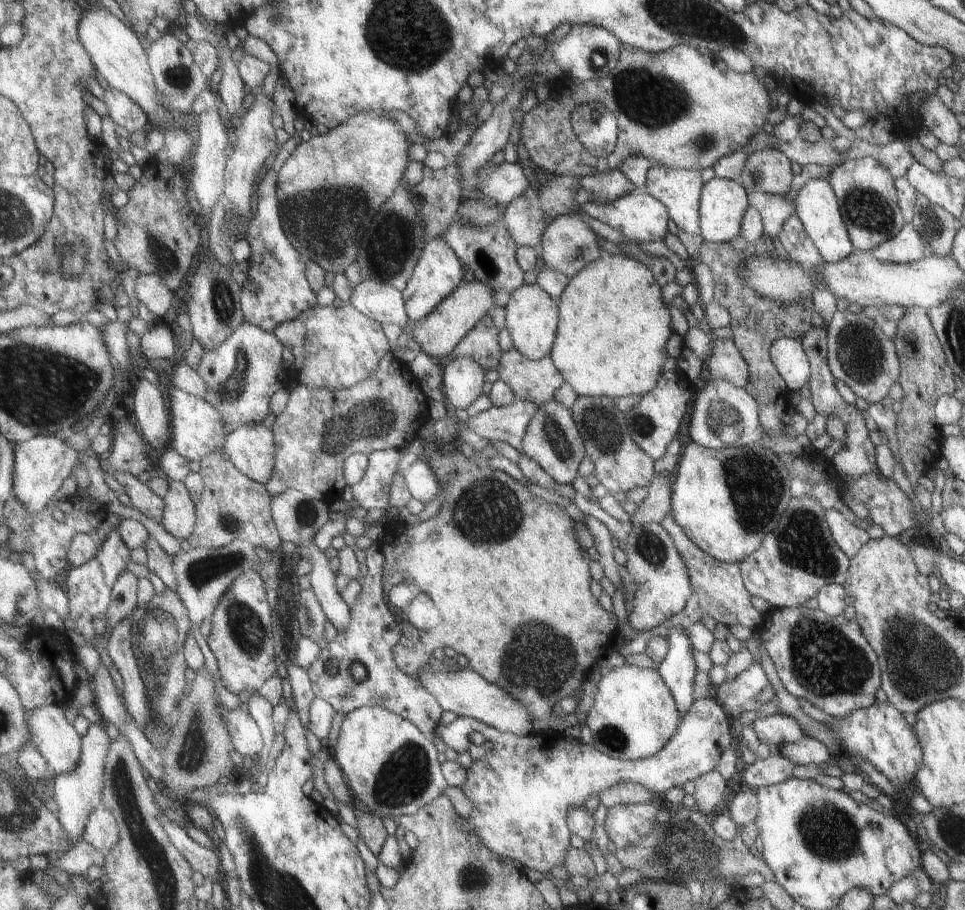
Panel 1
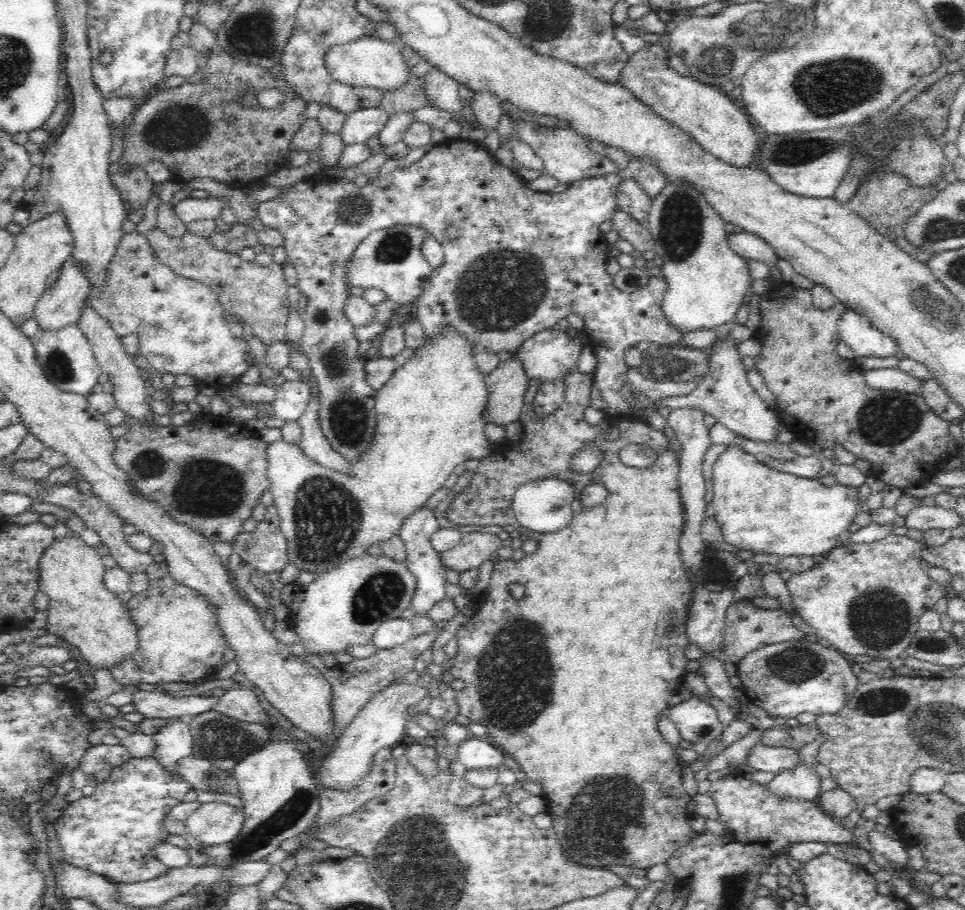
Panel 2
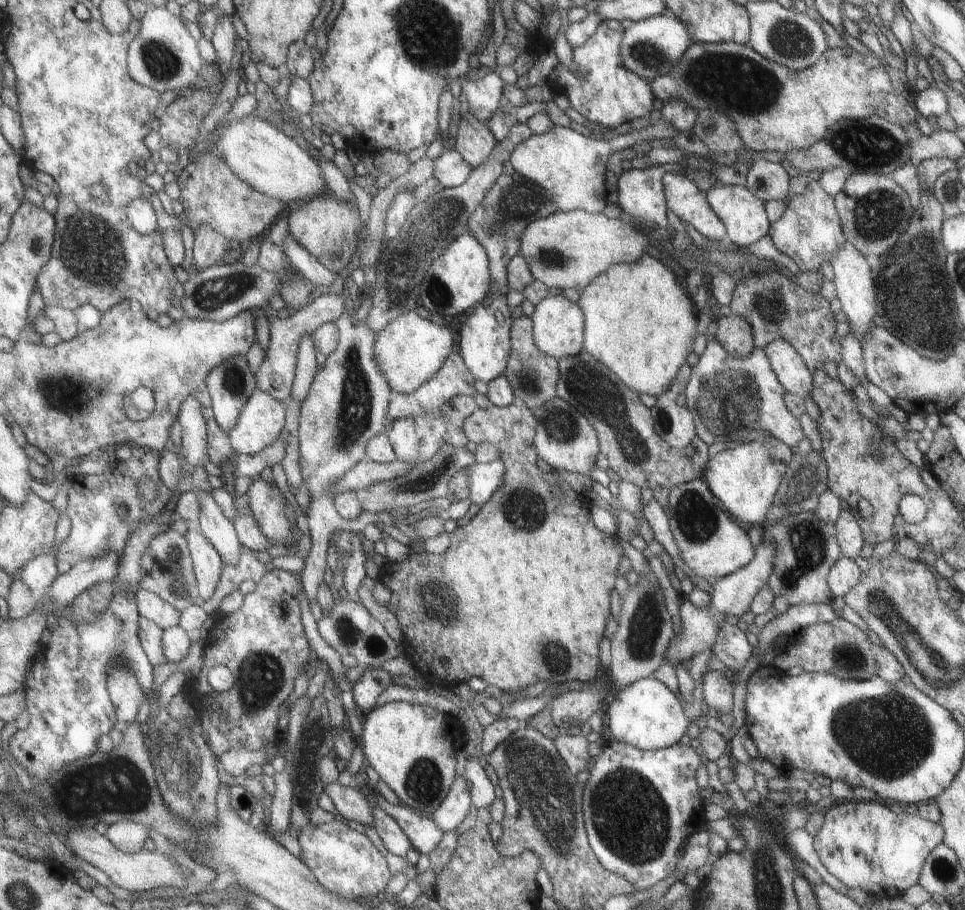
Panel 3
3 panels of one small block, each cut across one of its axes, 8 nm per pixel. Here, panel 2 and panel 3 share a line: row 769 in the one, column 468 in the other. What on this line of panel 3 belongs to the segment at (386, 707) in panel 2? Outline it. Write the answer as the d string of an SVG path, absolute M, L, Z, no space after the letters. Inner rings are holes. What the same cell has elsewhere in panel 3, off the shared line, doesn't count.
M489 295L475 304L473 313L462 325L456 348L473 374L474 380L487 384L500 377L504 373L503 368L507 368L508 355L511 353L510 319L505 295Z

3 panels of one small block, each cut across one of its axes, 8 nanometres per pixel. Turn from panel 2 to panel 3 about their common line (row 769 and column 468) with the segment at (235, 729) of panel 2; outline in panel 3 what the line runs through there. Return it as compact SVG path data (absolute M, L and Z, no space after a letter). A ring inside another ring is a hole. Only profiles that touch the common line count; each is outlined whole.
M516 173L506 176L501 174L485 192L482 202L474 209L470 216L467 229L473 239L485 252L488 263L488 297L507 295L508 280L506 267L520 250L521 236L529 224L556 212L555 206L549 203L545 192L528 179Z

